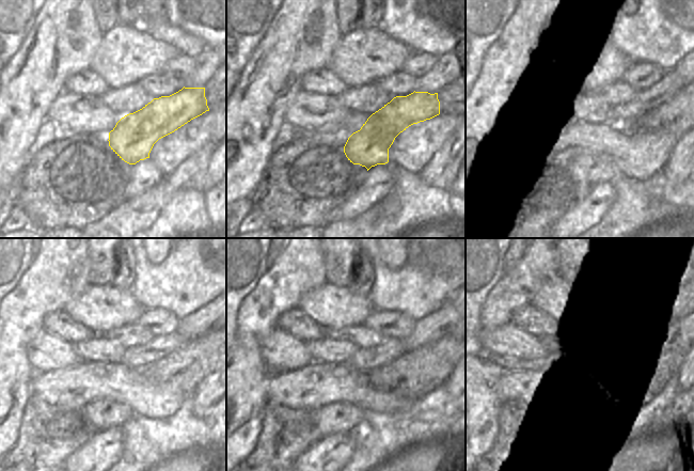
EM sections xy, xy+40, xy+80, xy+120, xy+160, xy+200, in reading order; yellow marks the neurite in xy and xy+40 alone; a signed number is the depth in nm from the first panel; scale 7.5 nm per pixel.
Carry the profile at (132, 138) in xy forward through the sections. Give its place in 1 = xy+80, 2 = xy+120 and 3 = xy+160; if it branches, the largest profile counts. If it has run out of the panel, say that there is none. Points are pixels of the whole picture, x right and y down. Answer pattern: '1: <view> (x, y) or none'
1: xy+80 (597, 168)
2: xy+120 (103, 414)
3: xy+160 (340, 417)

